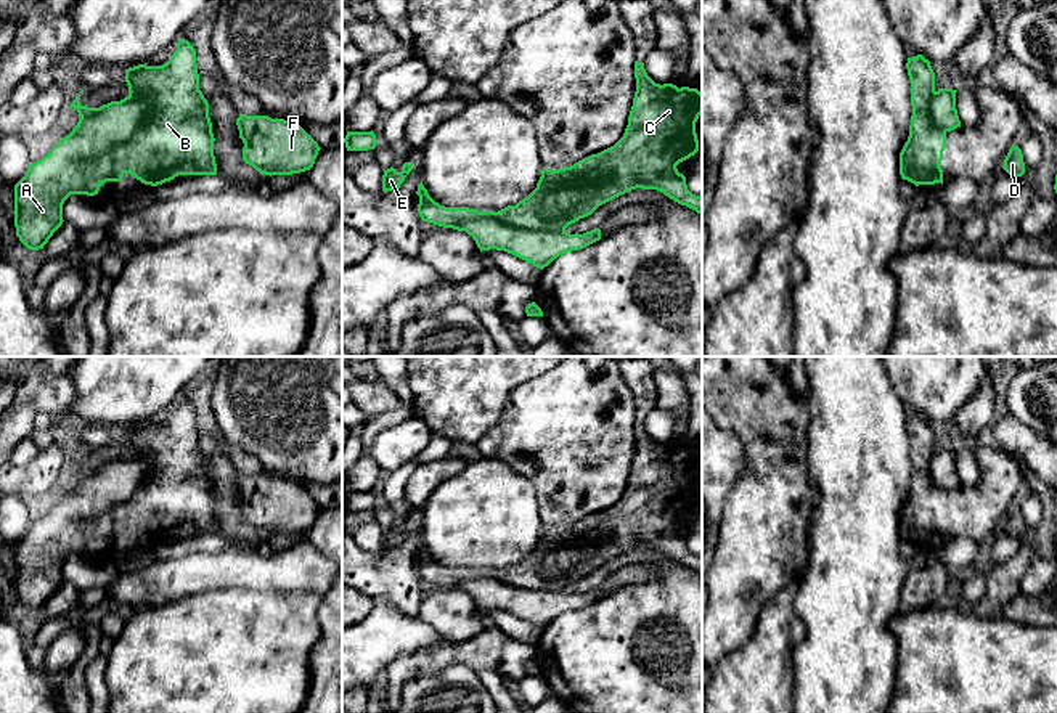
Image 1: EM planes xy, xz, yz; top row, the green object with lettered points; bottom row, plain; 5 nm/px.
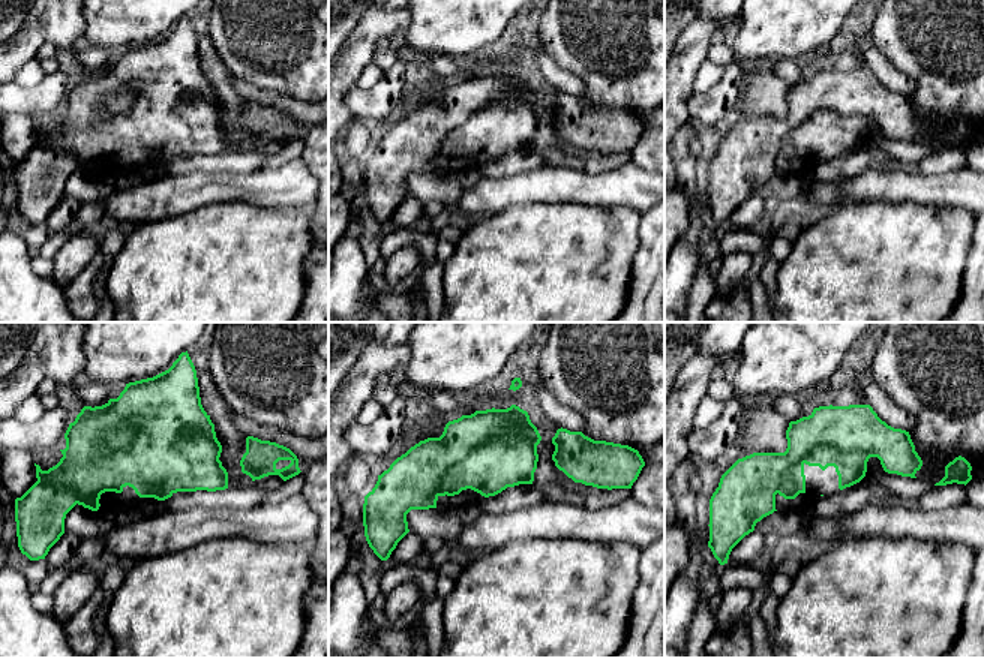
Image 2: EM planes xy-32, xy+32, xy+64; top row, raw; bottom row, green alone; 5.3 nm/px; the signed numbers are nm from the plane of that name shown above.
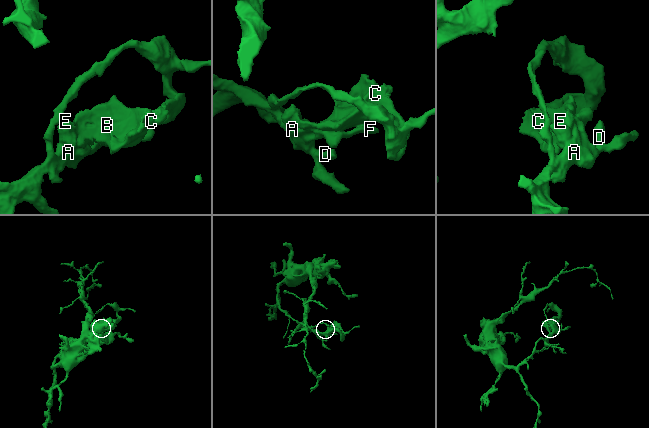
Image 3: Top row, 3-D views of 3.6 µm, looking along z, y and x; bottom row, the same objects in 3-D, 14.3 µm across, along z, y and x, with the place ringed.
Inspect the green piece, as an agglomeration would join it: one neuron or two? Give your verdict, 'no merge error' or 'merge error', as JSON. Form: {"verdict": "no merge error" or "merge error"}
{"verdict": "merge error"}

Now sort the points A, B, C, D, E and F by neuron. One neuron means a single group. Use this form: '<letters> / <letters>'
A D F / B C E

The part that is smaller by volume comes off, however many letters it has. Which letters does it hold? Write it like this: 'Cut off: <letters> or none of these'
Cut off: B, C, E

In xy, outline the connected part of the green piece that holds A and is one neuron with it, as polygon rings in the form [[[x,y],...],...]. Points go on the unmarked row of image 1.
[[[125,456],[98,467],[80,487],[32,522],[14,544],[14,586],[31,610],[43,609],[63,585],[63,564],[71,554],[85,554],[82,525],[112,504],[127,501],[151,474],[153,461]]]

